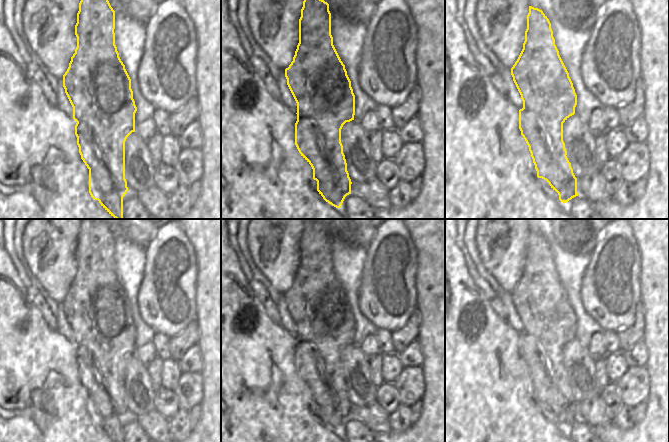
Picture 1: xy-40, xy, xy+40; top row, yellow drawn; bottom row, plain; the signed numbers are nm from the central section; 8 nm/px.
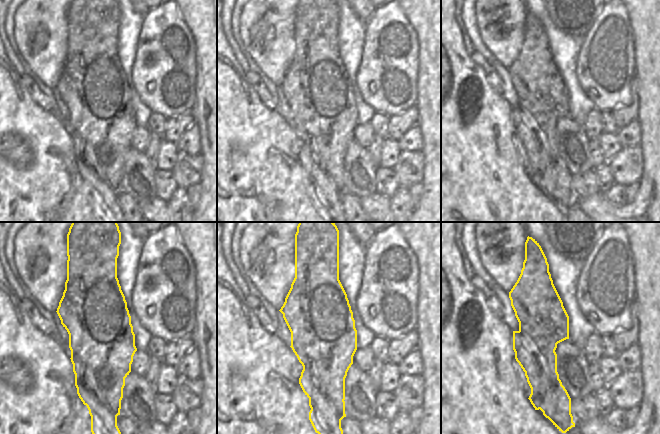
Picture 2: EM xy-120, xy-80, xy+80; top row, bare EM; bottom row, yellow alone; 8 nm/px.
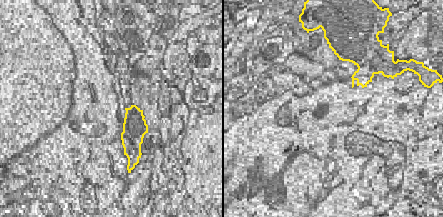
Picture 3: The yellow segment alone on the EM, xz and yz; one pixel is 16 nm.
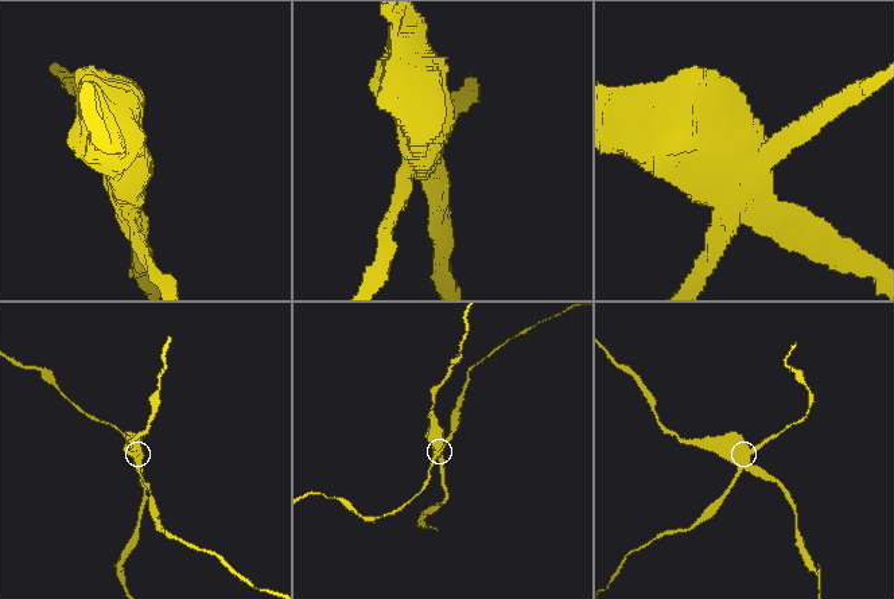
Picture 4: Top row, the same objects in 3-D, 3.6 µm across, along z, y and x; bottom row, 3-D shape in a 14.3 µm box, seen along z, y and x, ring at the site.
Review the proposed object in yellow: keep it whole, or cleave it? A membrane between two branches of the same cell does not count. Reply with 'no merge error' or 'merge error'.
merge error

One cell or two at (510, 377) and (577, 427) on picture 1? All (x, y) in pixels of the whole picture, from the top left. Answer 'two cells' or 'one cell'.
two cells

